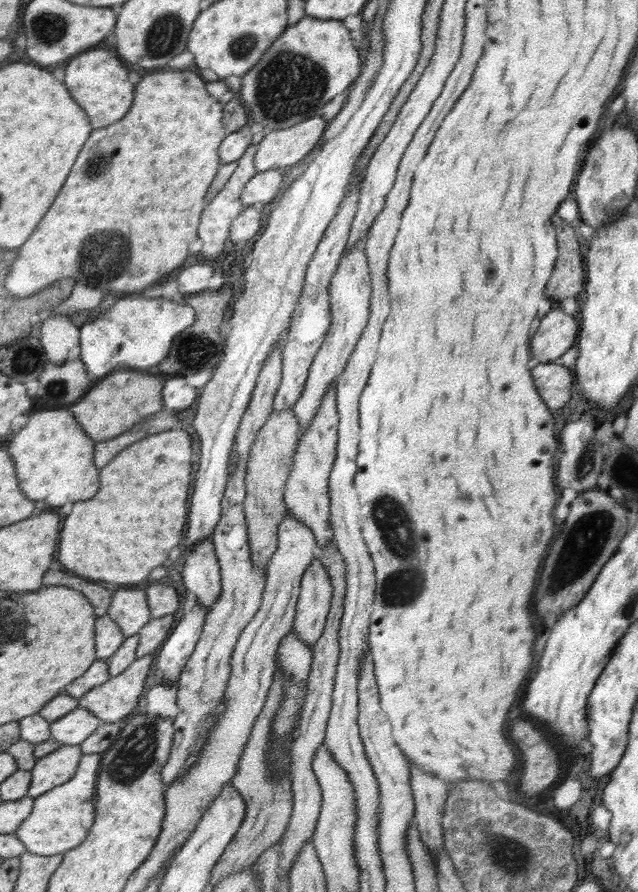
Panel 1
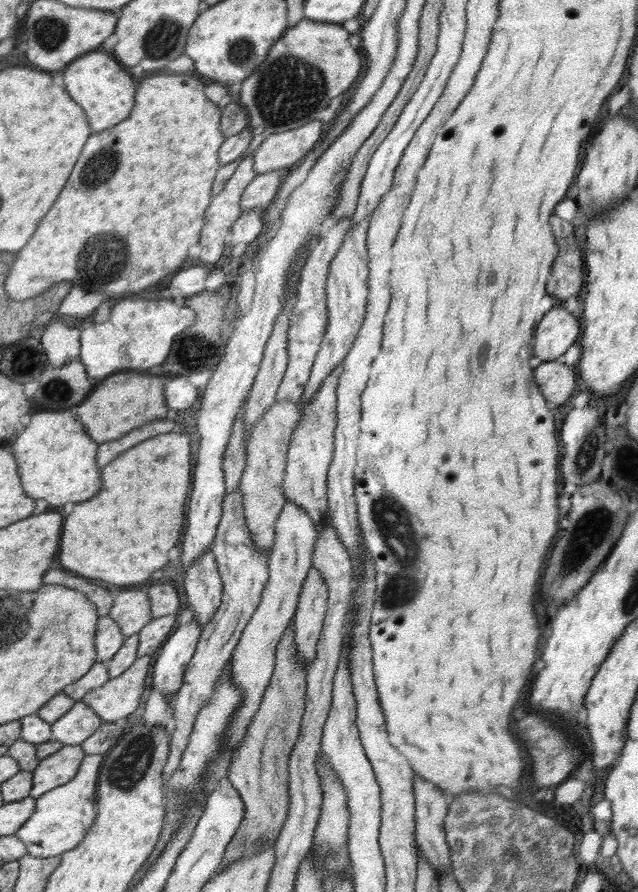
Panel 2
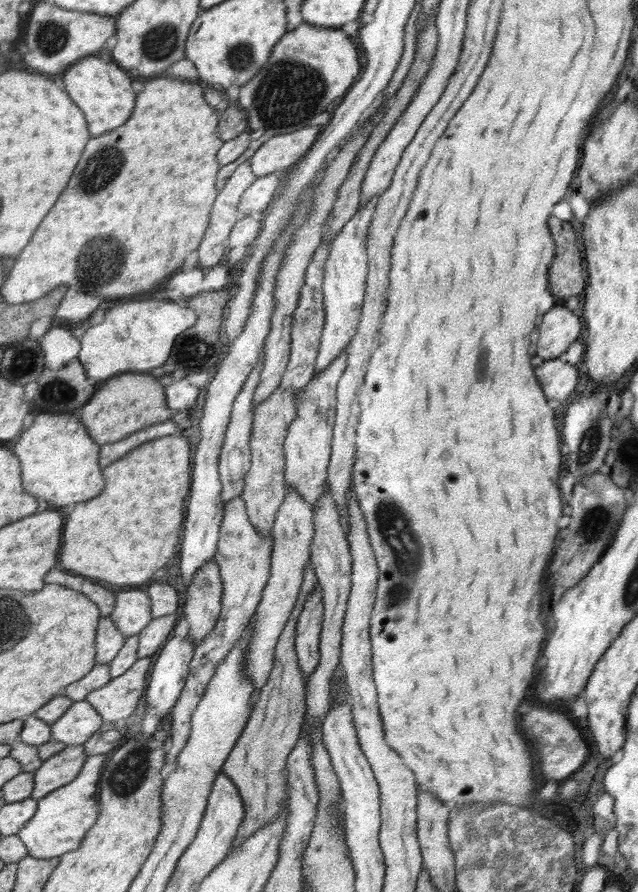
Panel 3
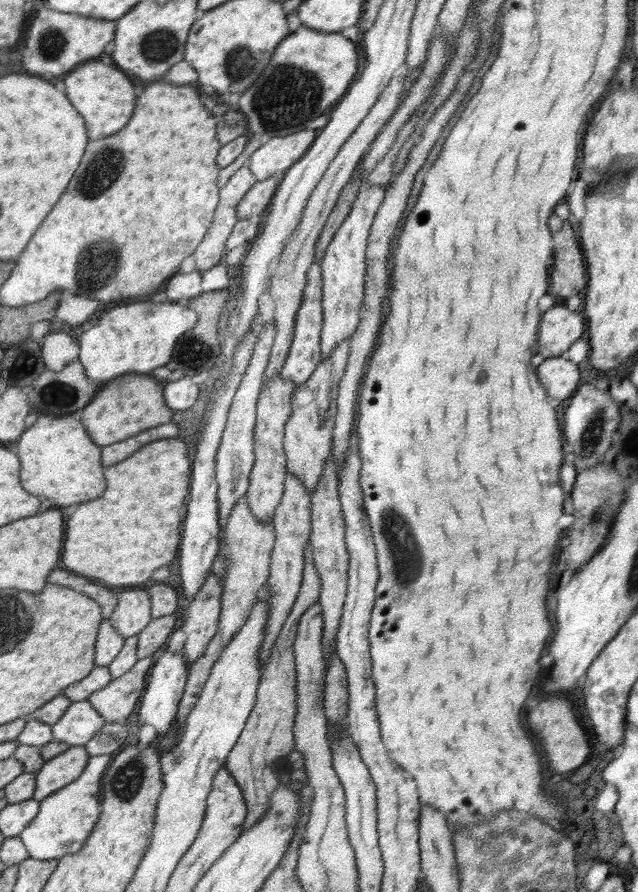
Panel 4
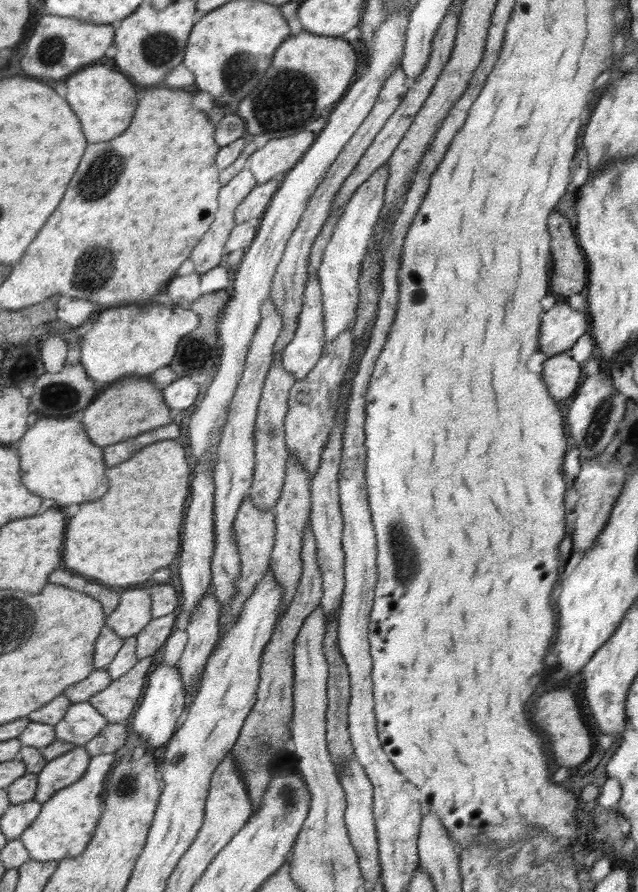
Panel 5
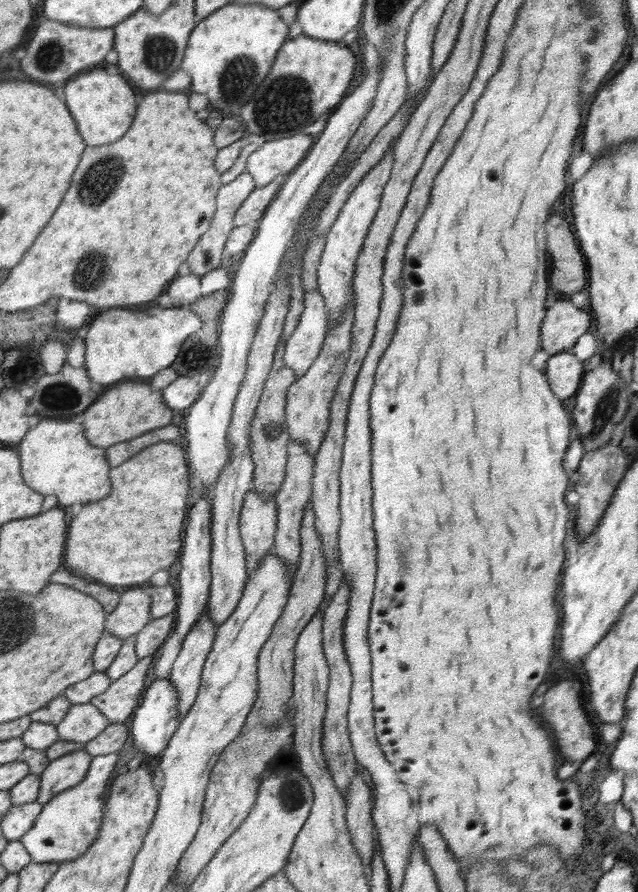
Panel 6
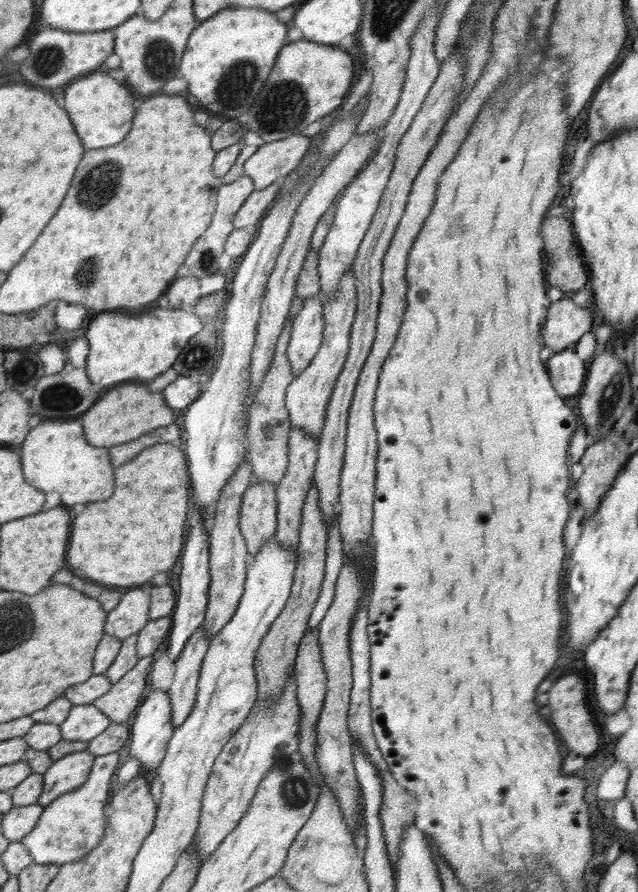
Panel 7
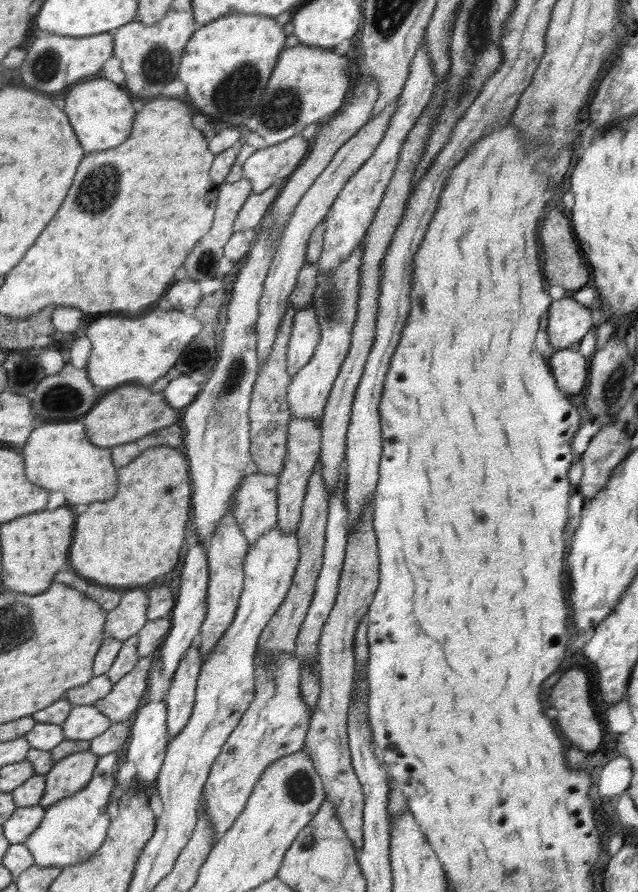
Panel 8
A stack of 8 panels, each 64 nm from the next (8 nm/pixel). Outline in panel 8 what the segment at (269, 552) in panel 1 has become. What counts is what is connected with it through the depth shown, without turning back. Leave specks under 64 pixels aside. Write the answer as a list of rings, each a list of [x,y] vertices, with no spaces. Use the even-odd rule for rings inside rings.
[[[288,307],[282,317],[277,337],[265,358],[264,364],[257,371],[257,379],[251,392],[249,404],[249,433],[251,446],[251,459],[256,464],[260,474],[273,474],[280,476],[287,455],[287,436],[291,410],[287,403],[287,388],[291,383],[291,376],[287,373],[287,346],[291,335],[293,318],[297,310]]]

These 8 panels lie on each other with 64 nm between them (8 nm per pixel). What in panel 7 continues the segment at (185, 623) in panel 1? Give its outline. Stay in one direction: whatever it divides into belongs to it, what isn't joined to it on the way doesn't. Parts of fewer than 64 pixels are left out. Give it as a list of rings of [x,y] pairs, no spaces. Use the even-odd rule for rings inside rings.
[[[150,689],[143,705],[135,714],[130,730],[130,756],[132,761],[144,768],[144,772],[150,772],[160,766],[175,729],[171,720],[172,707],[168,693]]]

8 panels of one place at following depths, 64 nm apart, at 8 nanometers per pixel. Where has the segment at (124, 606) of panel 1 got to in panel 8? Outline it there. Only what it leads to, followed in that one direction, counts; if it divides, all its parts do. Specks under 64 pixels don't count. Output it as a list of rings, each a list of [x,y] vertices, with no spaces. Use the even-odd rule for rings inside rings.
[[[126,590],[122,595],[118,606],[108,612],[107,634],[110,638],[126,641],[135,637],[146,620],[148,610],[148,596],[138,590]]]

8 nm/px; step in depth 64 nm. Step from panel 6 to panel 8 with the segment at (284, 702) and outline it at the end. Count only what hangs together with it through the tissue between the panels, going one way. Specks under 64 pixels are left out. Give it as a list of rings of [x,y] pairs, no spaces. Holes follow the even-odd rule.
[[[317,462],[312,476],[308,481],[308,489],[301,509],[300,523],[298,524],[299,562],[293,574],[292,584],[288,589],[284,602],[273,614],[271,621],[262,630],[259,638],[259,654],[295,654],[295,646],[300,633],[300,627],[306,618],[313,599],[315,584],[322,569],[327,515],[329,514],[328,489],[322,478],[322,465]]]

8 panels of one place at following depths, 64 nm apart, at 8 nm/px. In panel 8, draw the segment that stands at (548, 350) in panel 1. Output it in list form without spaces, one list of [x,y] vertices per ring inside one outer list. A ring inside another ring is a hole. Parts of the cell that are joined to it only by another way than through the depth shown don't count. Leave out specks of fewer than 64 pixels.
[[[572,297],[552,301],[548,312],[548,342],[556,351],[577,345],[588,332],[595,330],[596,314]]]

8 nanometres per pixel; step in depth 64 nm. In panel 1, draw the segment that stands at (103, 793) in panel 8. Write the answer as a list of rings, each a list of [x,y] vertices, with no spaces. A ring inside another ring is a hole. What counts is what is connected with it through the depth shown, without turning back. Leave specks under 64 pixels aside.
[[[101,753],[84,755],[80,763],[80,774],[56,789],[33,798],[33,809],[15,830],[15,835],[24,844],[29,853],[40,856],[52,856],[75,849],[87,837],[94,822],[94,790],[96,776],[99,774]]]

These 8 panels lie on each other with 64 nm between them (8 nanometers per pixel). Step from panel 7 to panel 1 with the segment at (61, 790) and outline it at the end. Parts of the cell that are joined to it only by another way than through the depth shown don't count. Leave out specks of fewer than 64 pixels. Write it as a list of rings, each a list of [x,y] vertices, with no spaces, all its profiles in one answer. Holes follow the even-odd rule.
[[[62,745],[58,750],[39,758],[29,771],[30,798],[42,796],[68,782],[74,776],[83,751],[80,745]]]

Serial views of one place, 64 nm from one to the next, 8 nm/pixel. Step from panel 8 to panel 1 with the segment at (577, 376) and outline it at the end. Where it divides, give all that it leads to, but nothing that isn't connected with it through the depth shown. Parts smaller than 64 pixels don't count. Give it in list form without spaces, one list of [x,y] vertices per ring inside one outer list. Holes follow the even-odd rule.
[[[556,362],[544,363],[531,369],[531,375],[543,403],[552,411],[560,410],[570,400],[574,375]]]

